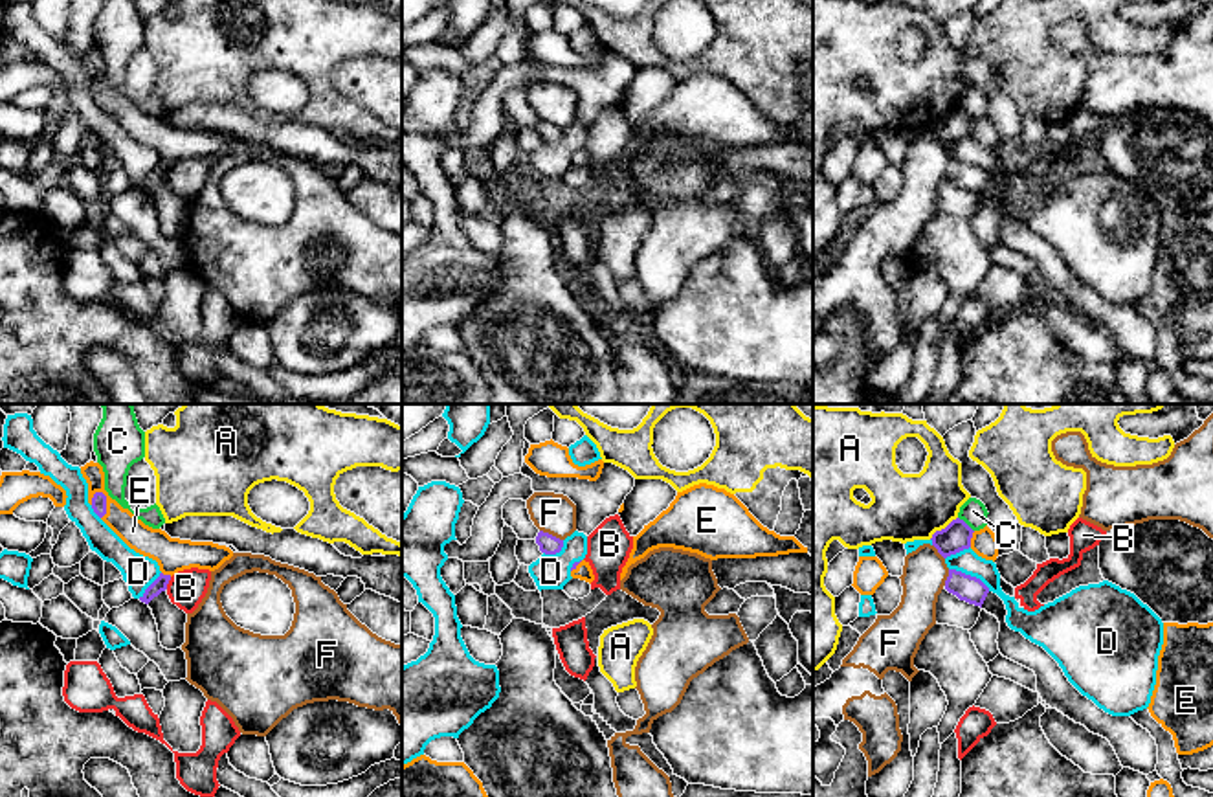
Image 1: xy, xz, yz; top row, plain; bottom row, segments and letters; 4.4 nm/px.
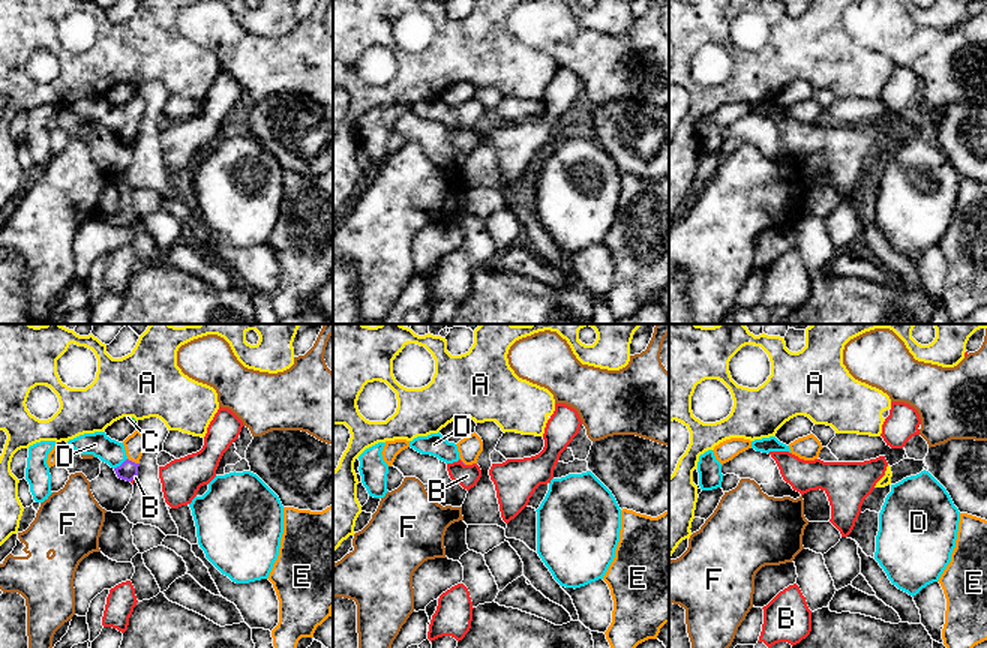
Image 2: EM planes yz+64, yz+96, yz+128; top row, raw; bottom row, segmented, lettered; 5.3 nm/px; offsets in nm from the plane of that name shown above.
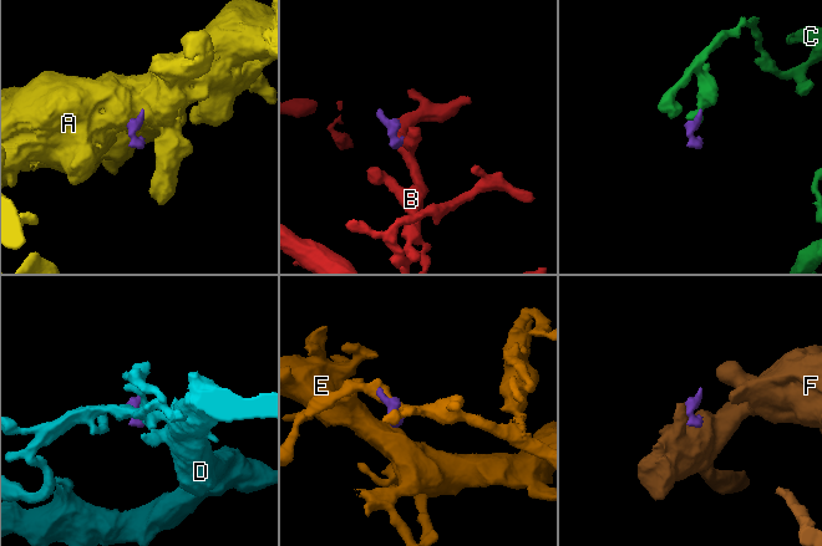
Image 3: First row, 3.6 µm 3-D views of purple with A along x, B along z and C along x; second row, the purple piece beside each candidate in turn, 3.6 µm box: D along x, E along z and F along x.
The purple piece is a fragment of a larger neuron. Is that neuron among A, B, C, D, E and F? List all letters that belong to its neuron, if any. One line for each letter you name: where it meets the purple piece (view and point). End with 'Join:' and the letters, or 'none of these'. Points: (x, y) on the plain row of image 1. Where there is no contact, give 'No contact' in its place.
E: Touches purple at xy (105, 92)
Join: E

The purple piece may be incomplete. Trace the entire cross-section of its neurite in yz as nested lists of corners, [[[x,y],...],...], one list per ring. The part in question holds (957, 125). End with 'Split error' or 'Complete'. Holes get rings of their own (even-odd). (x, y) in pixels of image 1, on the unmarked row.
[[[960,107],[952,108],[945,118],[936,119],[930,129],[943,147],[969,136],[985,149],[995,151],[998,145],[998,129],[995,121],[987,114],[980,119],[973,119]]]. Split error

